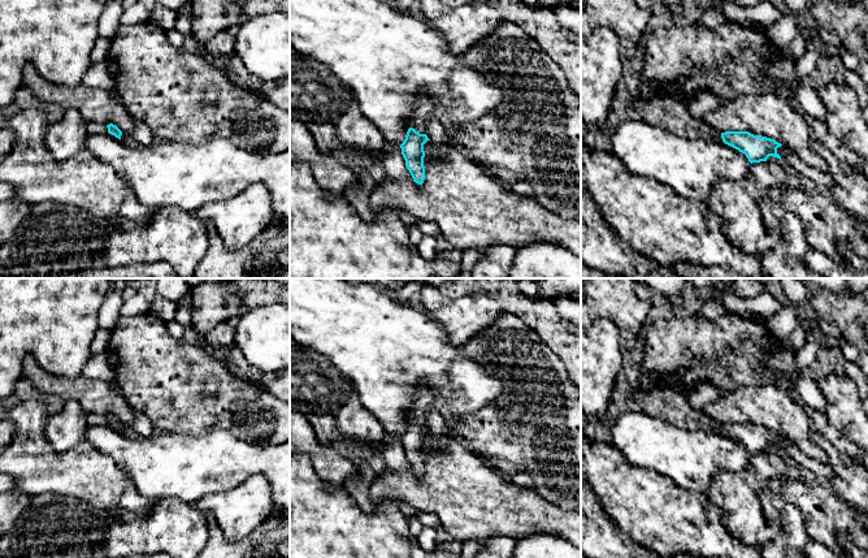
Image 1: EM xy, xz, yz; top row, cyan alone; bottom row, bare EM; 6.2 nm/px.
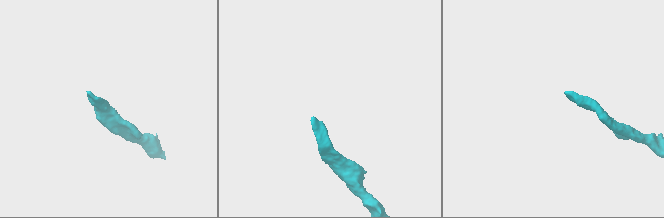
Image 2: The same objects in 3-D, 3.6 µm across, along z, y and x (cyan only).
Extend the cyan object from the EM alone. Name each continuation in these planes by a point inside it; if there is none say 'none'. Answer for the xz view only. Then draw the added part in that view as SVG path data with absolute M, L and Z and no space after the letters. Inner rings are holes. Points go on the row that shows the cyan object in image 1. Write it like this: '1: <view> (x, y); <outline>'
1: xz (425, 109); M418 94L415 109L412 112L411 127L413 127L420 134L426 134L426 125L435 114L437 105L434 101L428 96Z

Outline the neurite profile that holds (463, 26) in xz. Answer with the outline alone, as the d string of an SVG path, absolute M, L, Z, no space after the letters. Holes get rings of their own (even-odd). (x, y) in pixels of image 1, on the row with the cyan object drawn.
M418 0L416 7L424 20L447 39L452 52L459 55L504 22L498 10L483 3L450 7L442 0Z

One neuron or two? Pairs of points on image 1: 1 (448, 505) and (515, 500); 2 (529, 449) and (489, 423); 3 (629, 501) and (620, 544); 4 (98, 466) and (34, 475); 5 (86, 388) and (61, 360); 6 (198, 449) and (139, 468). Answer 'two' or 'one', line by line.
1: one
2: one
3: two
4: one
5: two
6: one

